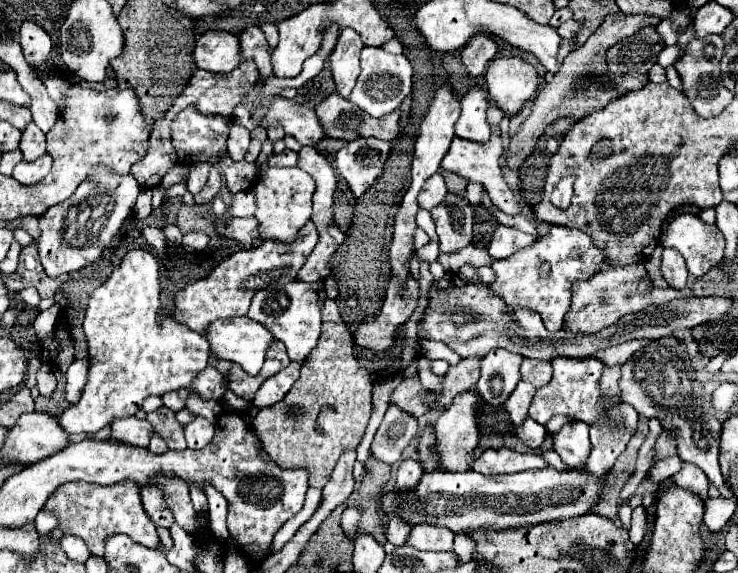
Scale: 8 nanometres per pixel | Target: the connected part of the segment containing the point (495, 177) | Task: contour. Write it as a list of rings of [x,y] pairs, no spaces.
[[[499,127],[496,128],[496,131],[492,131],[487,143],[475,143],[475,141],[465,141],[461,137],[453,137],[451,147],[441,161],[441,171],[451,171],[451,173],[465,177],[467,181],[481,183],[489,191],[489,197],[497,209],[501,209],[503,213],[515,215],[515,213],[519,213],[519,205],[517,205],[511,189],[505,183],[505,177],[501,171],[501,157],[503,157],[503,143],[501,143]]]

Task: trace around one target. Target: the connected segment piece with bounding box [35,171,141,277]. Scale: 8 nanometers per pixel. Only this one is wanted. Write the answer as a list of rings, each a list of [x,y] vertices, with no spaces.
[[[97,171],[95,175],[89,175],[67,201],[45,211],[39,217],[39,237],[35,239],[45,273],[57,277],[95,263],[113,235],[121,229],[121,223],[131,215],[139,191],[141,185],[131,173],[115,175]]]

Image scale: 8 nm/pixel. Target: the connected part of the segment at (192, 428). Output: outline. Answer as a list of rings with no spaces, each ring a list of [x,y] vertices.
[[[195,417],[191,423],[185,425],[185,439],[187,447],[191,449],[203,449],[215,433],[215,425],[203,417]]]

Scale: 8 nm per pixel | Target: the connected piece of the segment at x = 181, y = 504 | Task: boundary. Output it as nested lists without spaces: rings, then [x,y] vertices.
[[[161,481],[159,487],[165,493],[165,501],[173,511],[177,525],[181,525],[189,535],[195,535],[197,513],[189,499],[189,485],[185,481]]]

